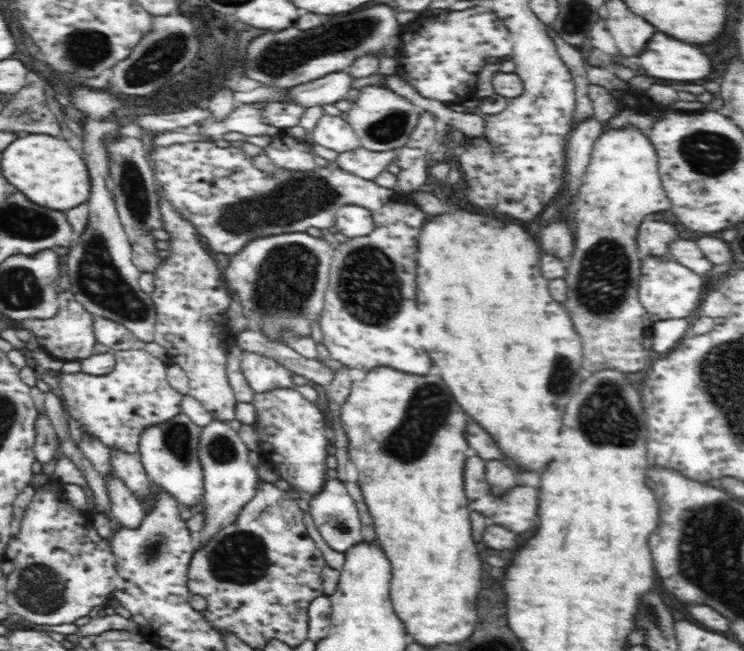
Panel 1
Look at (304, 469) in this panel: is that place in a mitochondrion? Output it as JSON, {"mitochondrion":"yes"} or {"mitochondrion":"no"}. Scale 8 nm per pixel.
{"mitochondrion":"no"}

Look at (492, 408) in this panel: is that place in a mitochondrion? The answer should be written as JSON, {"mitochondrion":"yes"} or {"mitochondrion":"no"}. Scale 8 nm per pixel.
{"mitochondrion":"no"}

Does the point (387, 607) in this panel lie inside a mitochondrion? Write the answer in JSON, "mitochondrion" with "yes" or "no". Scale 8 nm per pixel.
{"mitochondrion":"no"}

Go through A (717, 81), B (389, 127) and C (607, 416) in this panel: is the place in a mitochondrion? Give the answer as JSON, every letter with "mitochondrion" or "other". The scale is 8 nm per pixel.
{"A":"other","B":"mitochondrion","C":"mitochondrion"}

